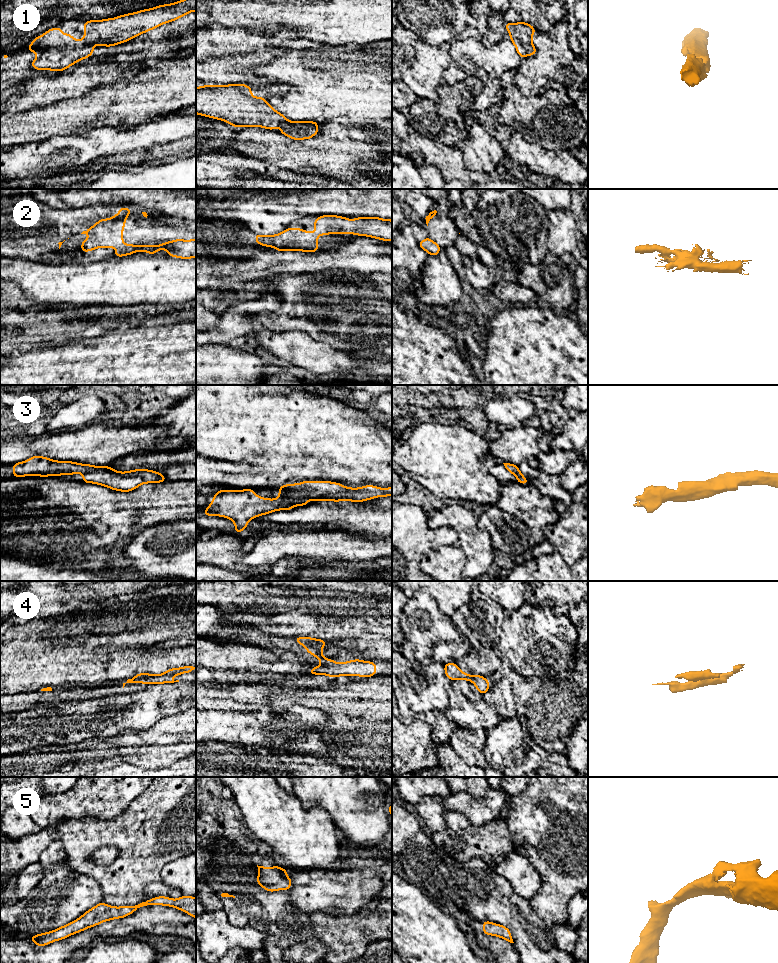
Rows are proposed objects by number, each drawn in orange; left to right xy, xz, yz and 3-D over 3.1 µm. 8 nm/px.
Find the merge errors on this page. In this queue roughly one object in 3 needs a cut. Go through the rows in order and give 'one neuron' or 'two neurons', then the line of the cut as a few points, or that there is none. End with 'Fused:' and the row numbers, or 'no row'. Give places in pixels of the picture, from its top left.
1: one neuron | no cut
2: one neuron | no cut
3: one neuron | no cut
4: one neuron | no cut
5: one neuron | no cut
Fused: no row

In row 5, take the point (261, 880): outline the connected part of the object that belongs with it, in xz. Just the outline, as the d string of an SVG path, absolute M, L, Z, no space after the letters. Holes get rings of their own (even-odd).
M258 866L258 883L262 888L267 891L274 892L276 890L289 890L292 885L292 880L287 876L286 871L288 870L273 866L266 868L265 866Z

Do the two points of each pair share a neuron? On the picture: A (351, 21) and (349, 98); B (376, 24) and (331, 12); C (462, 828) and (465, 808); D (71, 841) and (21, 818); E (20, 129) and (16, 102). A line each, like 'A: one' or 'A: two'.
A: two
B: one
C: two
D: two
E: two

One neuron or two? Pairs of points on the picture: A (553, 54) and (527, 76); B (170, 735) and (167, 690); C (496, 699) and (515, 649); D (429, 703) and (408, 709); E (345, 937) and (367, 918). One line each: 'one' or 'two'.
A: one
B: two
C: two
D: one
E: one

